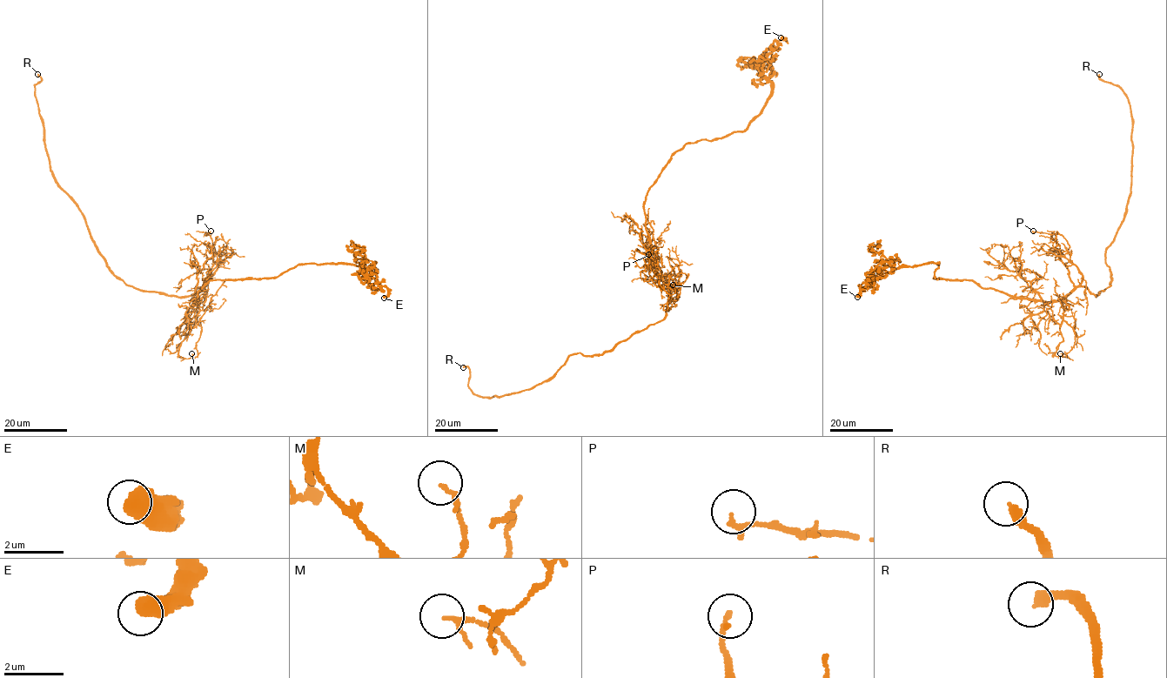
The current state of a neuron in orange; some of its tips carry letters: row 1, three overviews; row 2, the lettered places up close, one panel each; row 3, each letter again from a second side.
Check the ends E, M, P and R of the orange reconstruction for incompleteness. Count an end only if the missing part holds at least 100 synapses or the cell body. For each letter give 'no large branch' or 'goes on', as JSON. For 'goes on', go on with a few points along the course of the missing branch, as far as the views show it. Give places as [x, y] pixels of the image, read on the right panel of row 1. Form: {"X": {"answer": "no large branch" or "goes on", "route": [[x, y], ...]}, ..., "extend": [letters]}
{"E": {"answer": "no large branch"}, "M": {"answer": "no large branch"}, "P": {"answer": "no large branch"}, "R": {"answer": "goes on", "route": [[1099, 74], [1096, 58]]}, "extend": ["R"]}

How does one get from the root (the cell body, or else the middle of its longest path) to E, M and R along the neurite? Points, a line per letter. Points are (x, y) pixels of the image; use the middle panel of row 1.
E: (667, 285), (646, 229), (647, 191), (686, 144), (747, 128), (771, 90), (765, 54), (781, 37)
M: (667, 285), (665, 284), (669, 286), (665, 285), (661, 290), (658, 285), (670, 294), (675, 292), (673, 285)
R: (667, 285), (661, 320), (600, 354), (574, 352), (528, 389), (479, 396), (463, 367)

